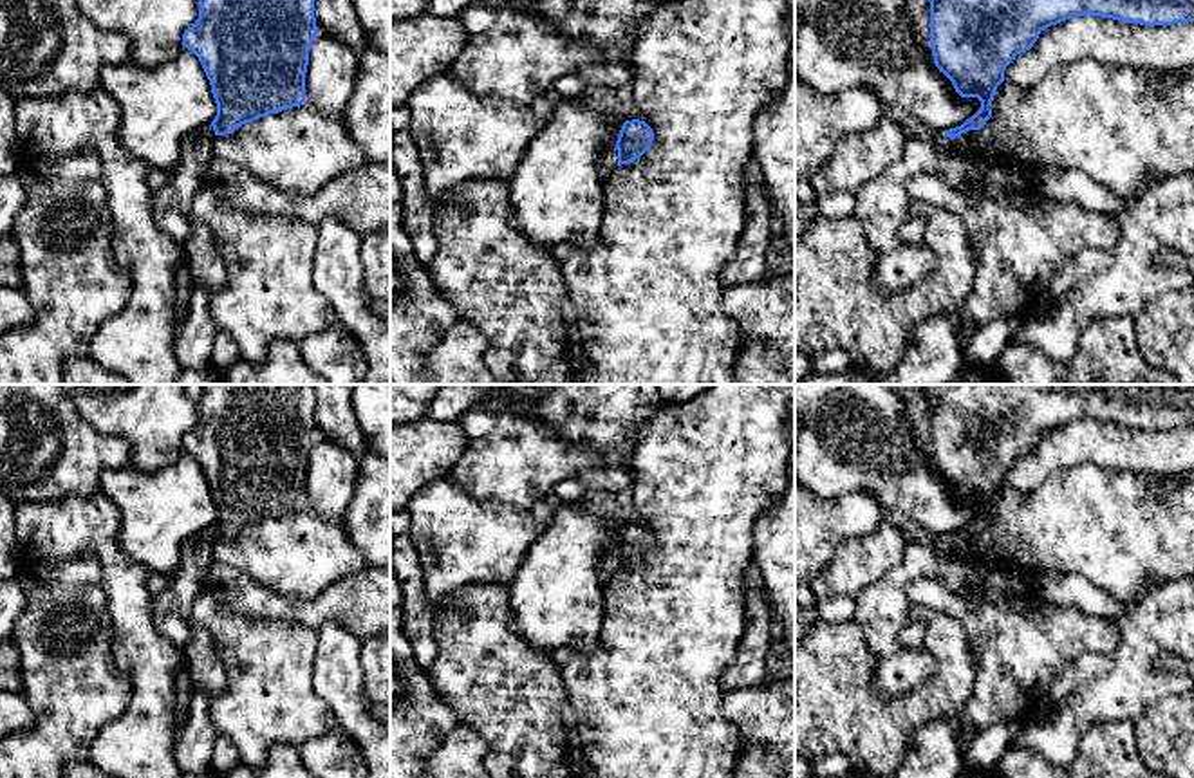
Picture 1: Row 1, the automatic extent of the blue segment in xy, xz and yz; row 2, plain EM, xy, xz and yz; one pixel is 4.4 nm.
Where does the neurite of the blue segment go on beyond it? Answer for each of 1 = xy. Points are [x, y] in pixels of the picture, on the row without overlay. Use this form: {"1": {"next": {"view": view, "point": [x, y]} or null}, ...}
{"1": {"next": {"view": "xy", "point": [172, 607]}}}

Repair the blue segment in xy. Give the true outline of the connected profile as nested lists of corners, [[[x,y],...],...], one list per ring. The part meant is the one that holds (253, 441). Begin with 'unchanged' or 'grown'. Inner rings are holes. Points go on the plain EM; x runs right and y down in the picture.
grown; [[[204,384],[199,422],[182,439],[211,489],[215,523],[188,538],[179,570],[154,597],[154,625],[184,653],[188,616],[206,588],[217,540],[305,507],[309,455],[318,439],[312,384]]]

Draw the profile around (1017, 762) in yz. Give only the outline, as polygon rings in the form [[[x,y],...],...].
[[[1010,746],[992,769],[997,778],[1068,778],[1069,767],[1046,762],[1037,753]]]

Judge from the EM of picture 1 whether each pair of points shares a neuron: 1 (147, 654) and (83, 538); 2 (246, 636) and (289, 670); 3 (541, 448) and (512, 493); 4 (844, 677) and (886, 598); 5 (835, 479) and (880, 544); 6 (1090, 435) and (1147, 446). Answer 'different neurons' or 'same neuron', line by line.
1: same neuron
2: same neuron
3: same neuron
4: different neurons
5: different neurons
6: same neuron

